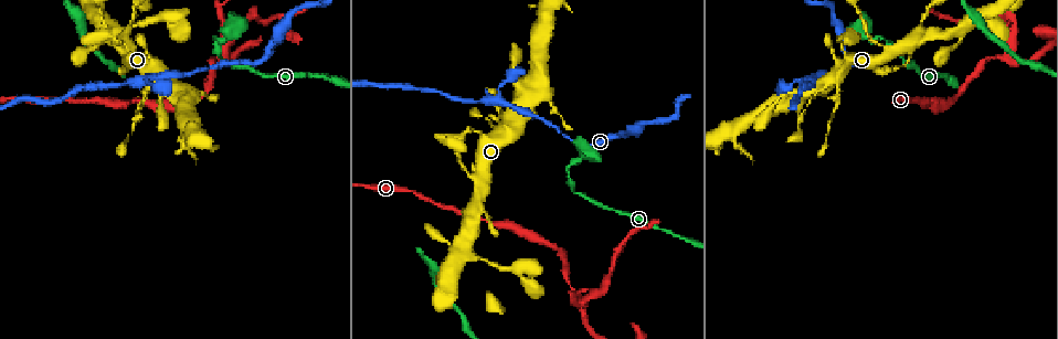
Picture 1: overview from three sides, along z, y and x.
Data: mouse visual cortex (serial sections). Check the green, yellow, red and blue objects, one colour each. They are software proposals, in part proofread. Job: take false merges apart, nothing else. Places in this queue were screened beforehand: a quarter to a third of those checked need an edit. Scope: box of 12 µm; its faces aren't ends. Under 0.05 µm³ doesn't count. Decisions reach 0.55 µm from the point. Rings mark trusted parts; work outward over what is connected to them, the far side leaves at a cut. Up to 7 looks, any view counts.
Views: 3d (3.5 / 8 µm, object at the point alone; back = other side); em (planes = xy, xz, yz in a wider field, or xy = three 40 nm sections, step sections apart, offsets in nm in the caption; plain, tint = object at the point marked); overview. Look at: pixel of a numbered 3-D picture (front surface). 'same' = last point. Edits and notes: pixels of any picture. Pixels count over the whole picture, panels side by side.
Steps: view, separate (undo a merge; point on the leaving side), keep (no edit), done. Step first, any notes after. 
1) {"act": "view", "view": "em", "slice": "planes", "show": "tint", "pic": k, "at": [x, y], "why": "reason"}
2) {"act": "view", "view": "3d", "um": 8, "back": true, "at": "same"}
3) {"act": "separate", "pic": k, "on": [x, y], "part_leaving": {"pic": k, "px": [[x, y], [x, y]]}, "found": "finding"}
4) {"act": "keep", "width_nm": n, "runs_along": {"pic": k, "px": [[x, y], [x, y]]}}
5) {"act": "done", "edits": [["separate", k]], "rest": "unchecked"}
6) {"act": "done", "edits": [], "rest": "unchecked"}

{"act": "view", "view": "3d", "um": 3.5, "pic": 1, "at": [498, 101], "why": "three arms meet"}

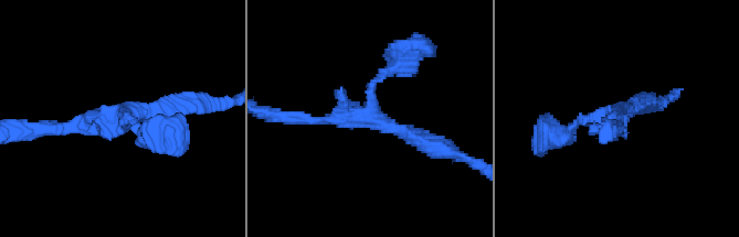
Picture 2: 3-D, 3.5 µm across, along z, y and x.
{"act": "view", "view": "em", "slice": "xy", "step": 5, "show": "tint", "pic": 2, "at": [123, 114]}

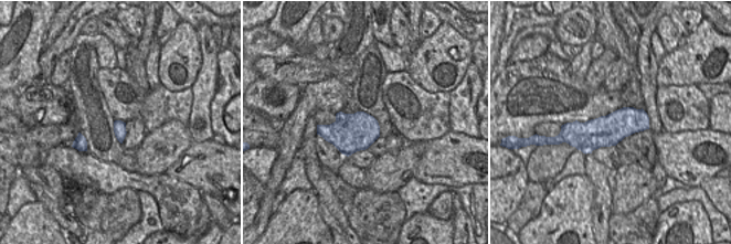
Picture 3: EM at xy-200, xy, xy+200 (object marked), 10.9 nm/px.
{"act": "keep", "runs_along": {"pic": 2, "px": [[434, 146], [373, 118], [296, 118]]}, "found": "one cell here"}

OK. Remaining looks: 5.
{"act": "view", "view": "3d", "um": 3.5, "pic": 1, "at": [902, 56], "why": "thin neck"}

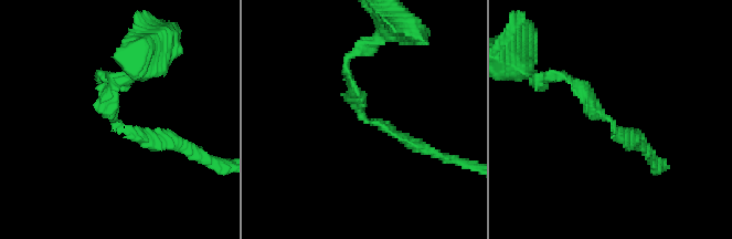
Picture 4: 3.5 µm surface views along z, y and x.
{"act": "view", "view": "em", "slice": "xy", "step": 3, "show": "tint", "pic": 4, "at": [367, 121], "arm_widths_nm": [150, 200], "why": "need the tissue"}

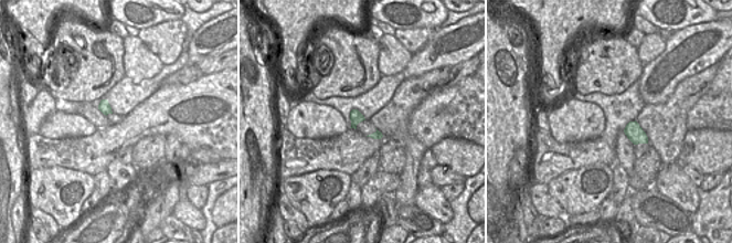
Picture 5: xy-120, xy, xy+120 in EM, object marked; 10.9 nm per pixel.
{"act": "separate", "pic": 4, "on": [109, 85], "part_leaving": {"pic": 4, "px": [[122, 127], [101, 80], [115, 80]]}, "found": "two cells meet here"}

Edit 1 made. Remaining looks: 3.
{"act": "view", "view": "overview", "why": "see it whole again"}

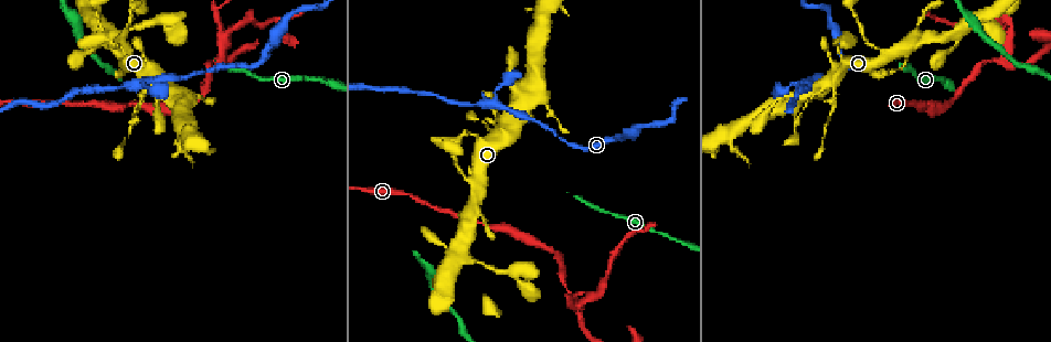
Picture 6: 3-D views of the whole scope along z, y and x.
{"act": "view", "view": "3d", "um": 3.5, "pic": 6, "at": [1000, 60], "why": "branch point"}

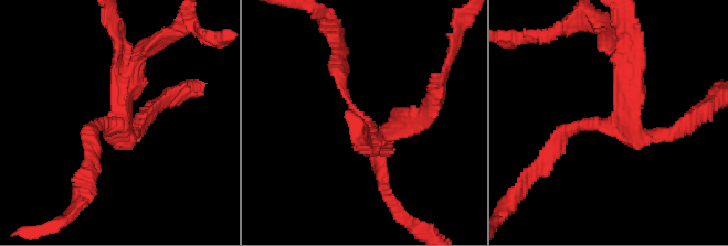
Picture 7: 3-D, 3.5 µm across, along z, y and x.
{"act": "view", "view": "em", "slice": "xy", "step": 3, "show": "tint", "pic": 7, "at": [370, 125], "arms": 3, "arm_widths_nm": [150, 200, 250], "why": "shape alone is not enough"}

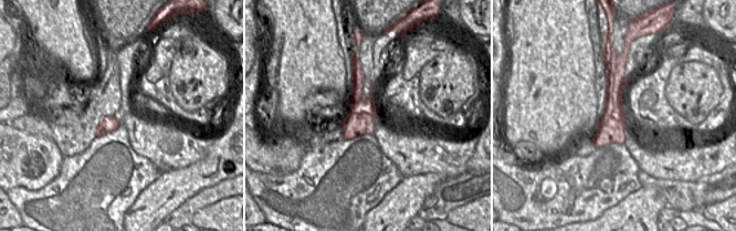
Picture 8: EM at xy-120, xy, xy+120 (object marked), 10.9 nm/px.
{"act": "separate", "pic": 7, "on": [114, 74], "border": {"pic": 8, "px": [[349, 109], [367, 113], [376, 112]]}, "found": "two cells meet here"}

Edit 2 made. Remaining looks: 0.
{"act": "done", "edits": [["separate", 4], ["separate", 7]], "rest": "unchecked"}

